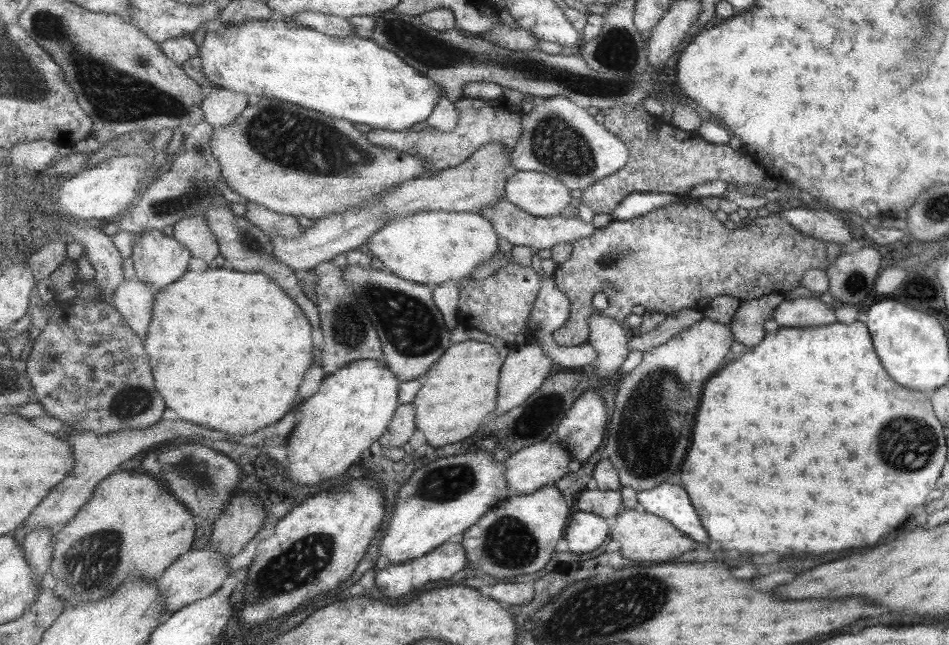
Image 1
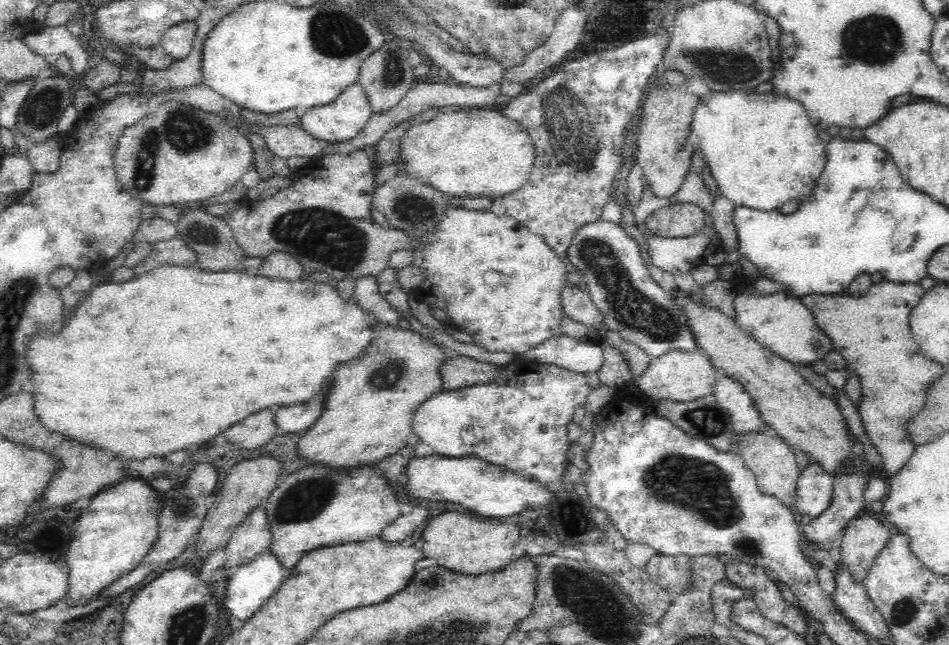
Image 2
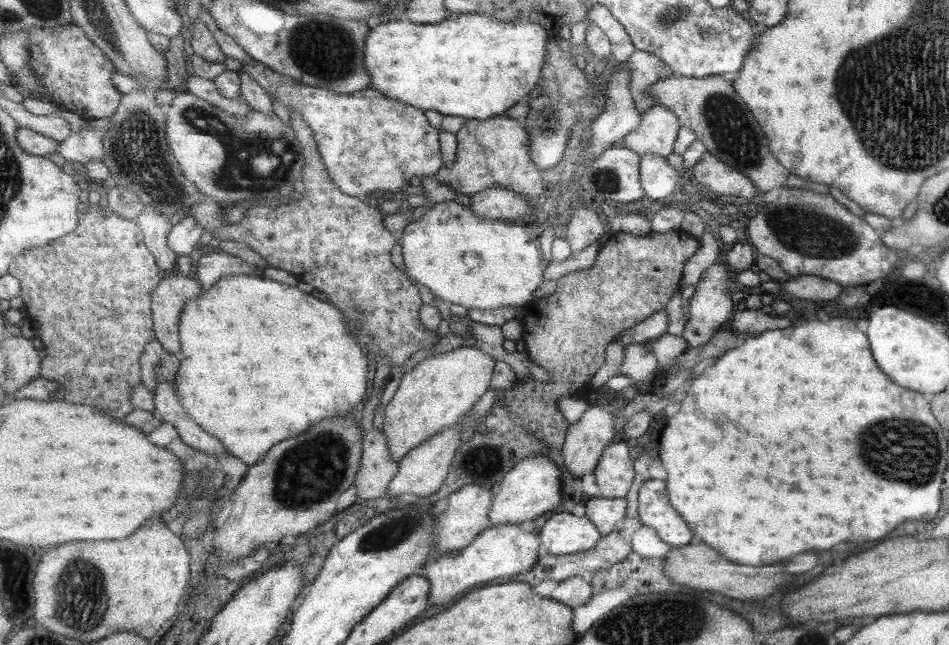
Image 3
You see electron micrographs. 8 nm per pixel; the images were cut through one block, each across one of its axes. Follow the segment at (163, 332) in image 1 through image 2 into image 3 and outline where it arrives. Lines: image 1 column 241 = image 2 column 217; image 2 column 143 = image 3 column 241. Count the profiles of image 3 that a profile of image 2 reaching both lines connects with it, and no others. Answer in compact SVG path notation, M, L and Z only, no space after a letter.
M261 274L253 276L233 276L233 278L223 278L219 284L215 284L209 292L205 292L201 298L193 300L187 304L183 312L183 324L181 324L181 340L183 340L183 352L179 354L181 358L181 370L177 378L177 394L181 398L183 408L187 414L197 420L197 424L211 436L221 438L221 442L229 448L235 460L241 460L245 464L259 464L261 458L279 442L293 438L297 434L307 432L311 426L319 424L319 420L333 420L333 418L345 418L351 414L359 404L365 404L365 394L369 390L369 360L365 356L365 348L359 340L349 336L349 330L345 326L345 316L341 314L339 308L333 304L321 302L319 298L307 294L305 286L289 286L281 284L275 280L265 280Z

